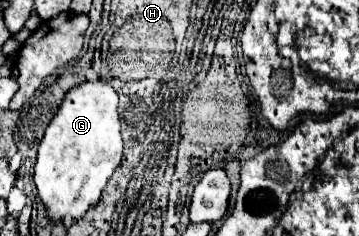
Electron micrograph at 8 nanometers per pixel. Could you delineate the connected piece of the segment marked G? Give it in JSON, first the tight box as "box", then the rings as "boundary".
{"box":[34,80,122,220],"boundary":[[[86,80],[70,88],[44,130],[34,168],[38,196],[46,204],[48,216],[52,220],[62,220],[64,216],[84,216],[86,210],[100,200],[100,194],[108,178],[120,166],[120,160],[122,138],[116,90],[102,80]]]}

